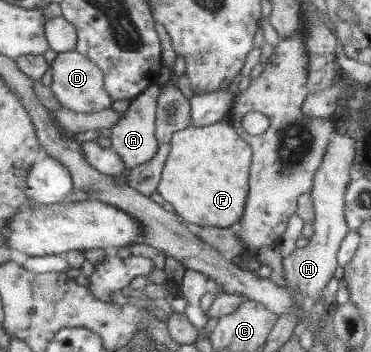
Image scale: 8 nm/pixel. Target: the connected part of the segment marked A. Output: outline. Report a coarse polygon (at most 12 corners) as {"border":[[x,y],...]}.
{"border":[[160,89],[131,99],[111,128],[111,149],[128,169],[157,153]]}

